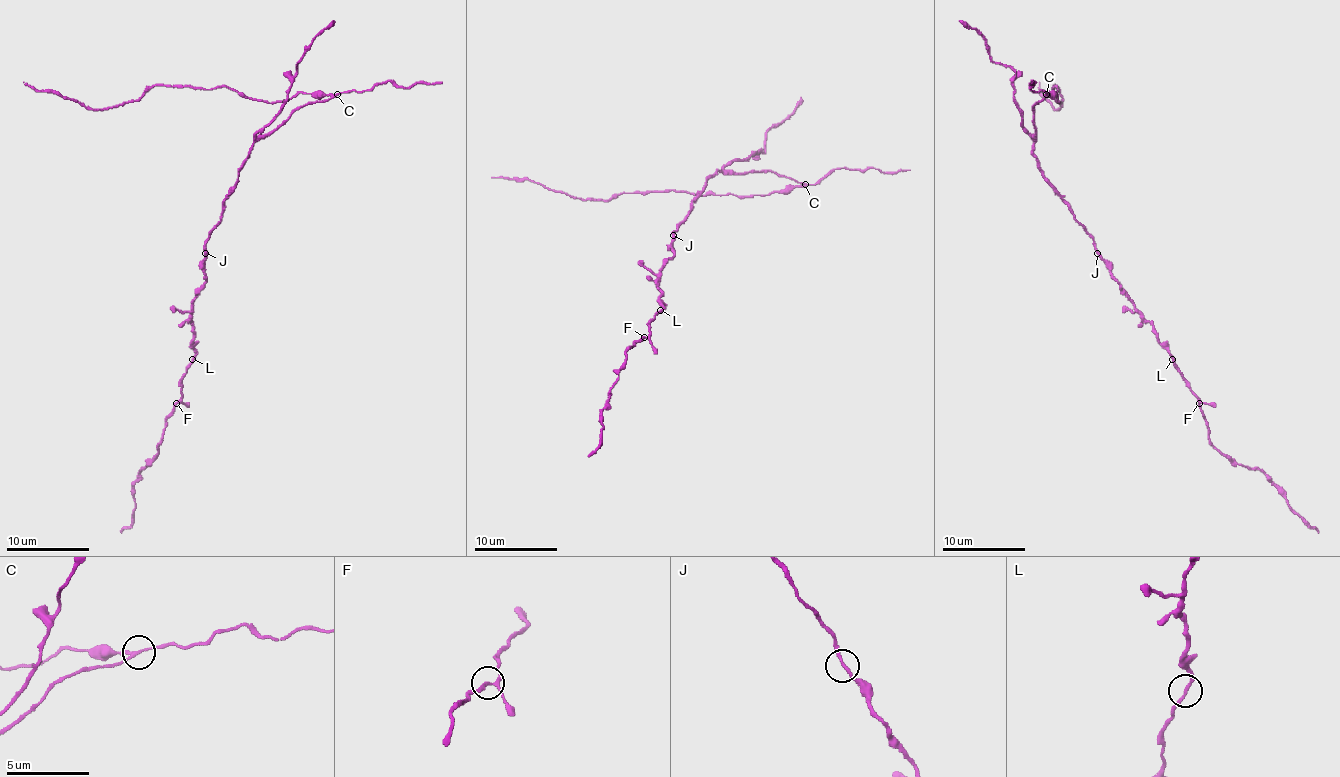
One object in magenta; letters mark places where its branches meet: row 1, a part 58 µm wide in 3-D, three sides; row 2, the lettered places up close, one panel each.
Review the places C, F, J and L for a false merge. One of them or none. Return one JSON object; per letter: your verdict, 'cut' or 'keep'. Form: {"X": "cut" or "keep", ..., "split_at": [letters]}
{"C": "cut", "F": "keep", "J": "keep", "L": "keep", "split_at": ["C"]}

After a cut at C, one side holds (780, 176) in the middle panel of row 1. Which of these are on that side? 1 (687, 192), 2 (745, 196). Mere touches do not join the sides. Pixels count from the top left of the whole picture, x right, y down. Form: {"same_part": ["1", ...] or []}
{"same_part": []}

